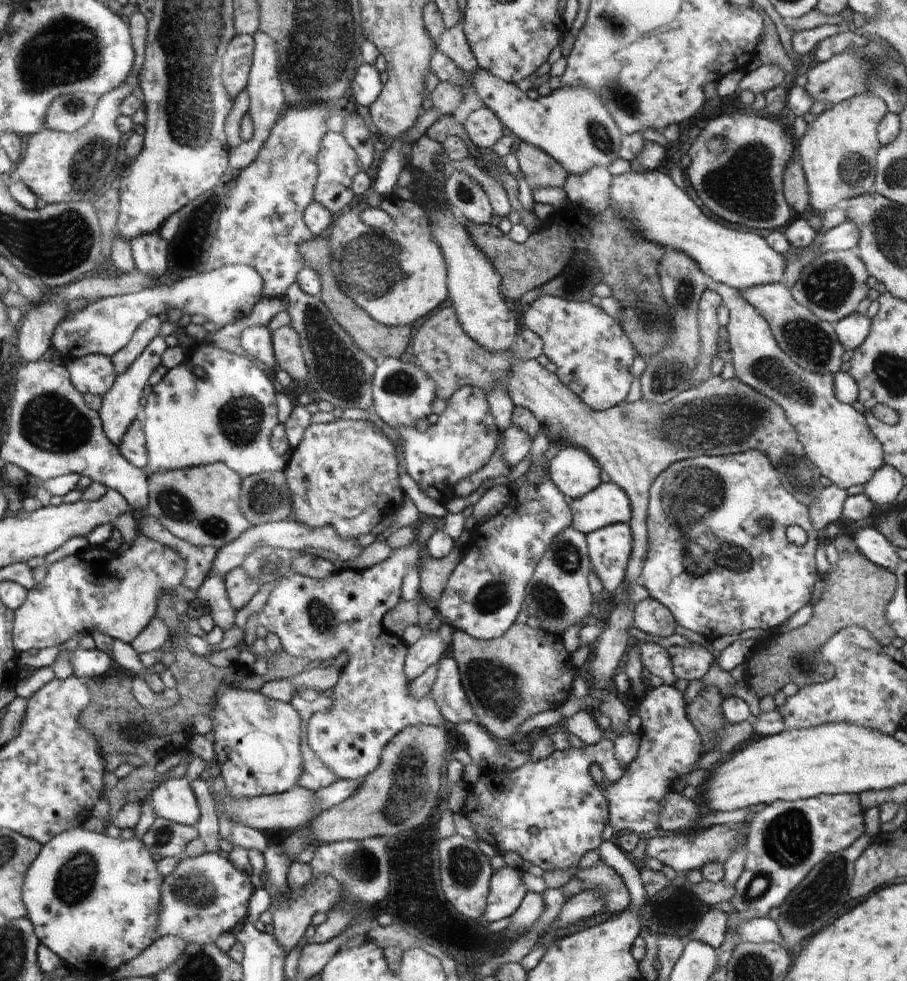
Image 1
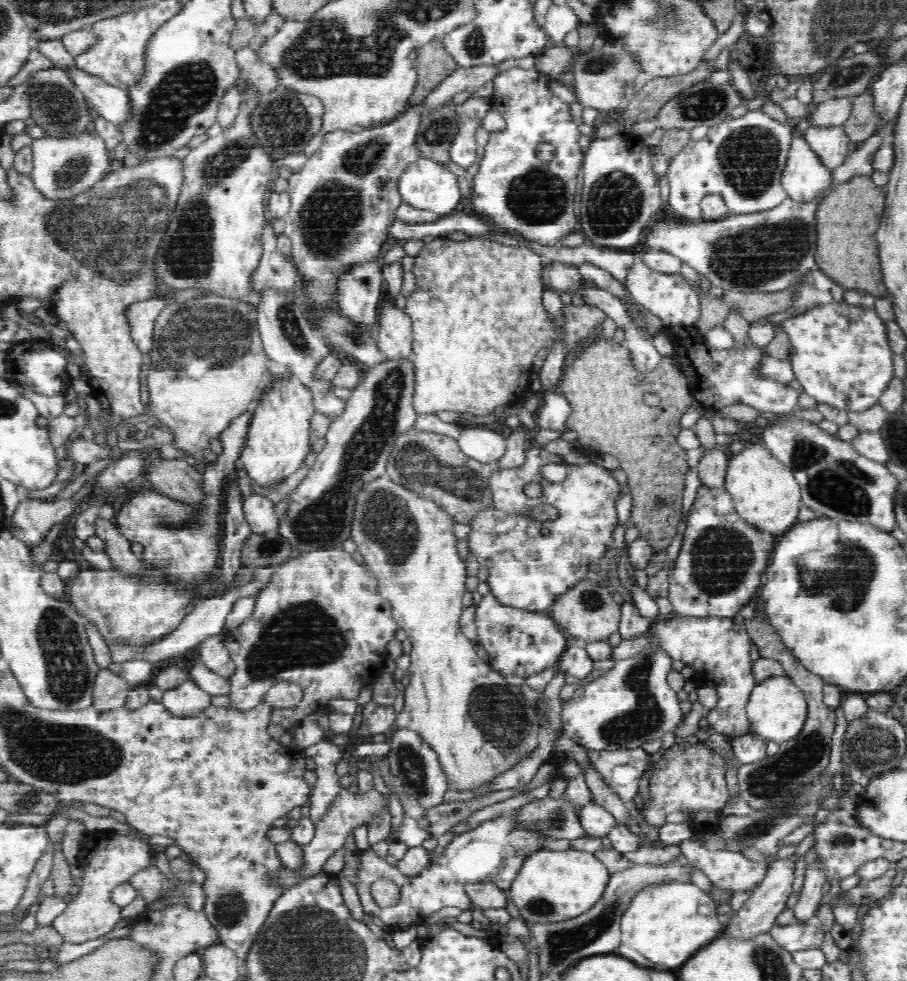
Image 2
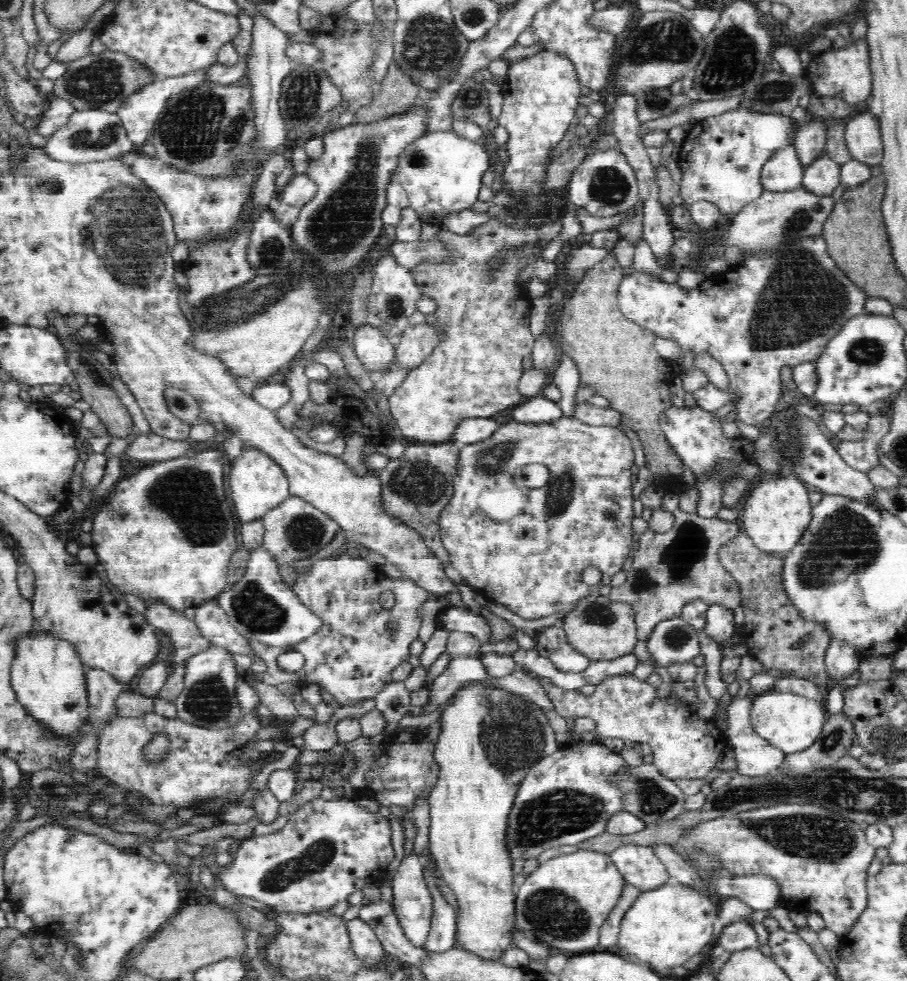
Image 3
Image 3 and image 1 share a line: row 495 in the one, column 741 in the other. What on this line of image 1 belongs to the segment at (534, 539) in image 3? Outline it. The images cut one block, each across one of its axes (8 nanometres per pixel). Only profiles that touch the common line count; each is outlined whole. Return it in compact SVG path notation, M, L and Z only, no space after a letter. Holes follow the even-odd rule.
M749 450L728 456L704 455L696 458L689 458L674 463L666 471L658 476L656 482L649 491L648 508L648 532L649 532L649 555L646 556L645 566L642 567L642 578L644 588L648 590L650 597L661 601L677 617L678 626L684 626L693 632L714 641L722 634L740 634L745 630L768 630L774 626L784 624L786 618L790 618L796 610L808 605L810 592L818 580L816 566L814 566L814 550L816 550L816 532L812 528L812 518L809 508L797 500L777 472L776 466L764 452L760 450ZM760 520L766 520L766 528L762 529ZM791 525L801 527L807 534L807 541L803 545L796 545L786 536L786 530ZM762 529L762 530L761 530Z

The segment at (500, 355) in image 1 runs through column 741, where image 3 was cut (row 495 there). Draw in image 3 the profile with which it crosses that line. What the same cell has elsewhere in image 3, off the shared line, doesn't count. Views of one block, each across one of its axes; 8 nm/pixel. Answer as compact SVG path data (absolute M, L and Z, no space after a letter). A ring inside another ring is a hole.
M449 441L440 444L413 444L405 449L401 458L394 458L380 471L381 506L385 512L403 522L410 530L424 539L433 554L443 565L449 561L448 551L443 546L439 516L454 494L454 482L459 462L460 449Z

